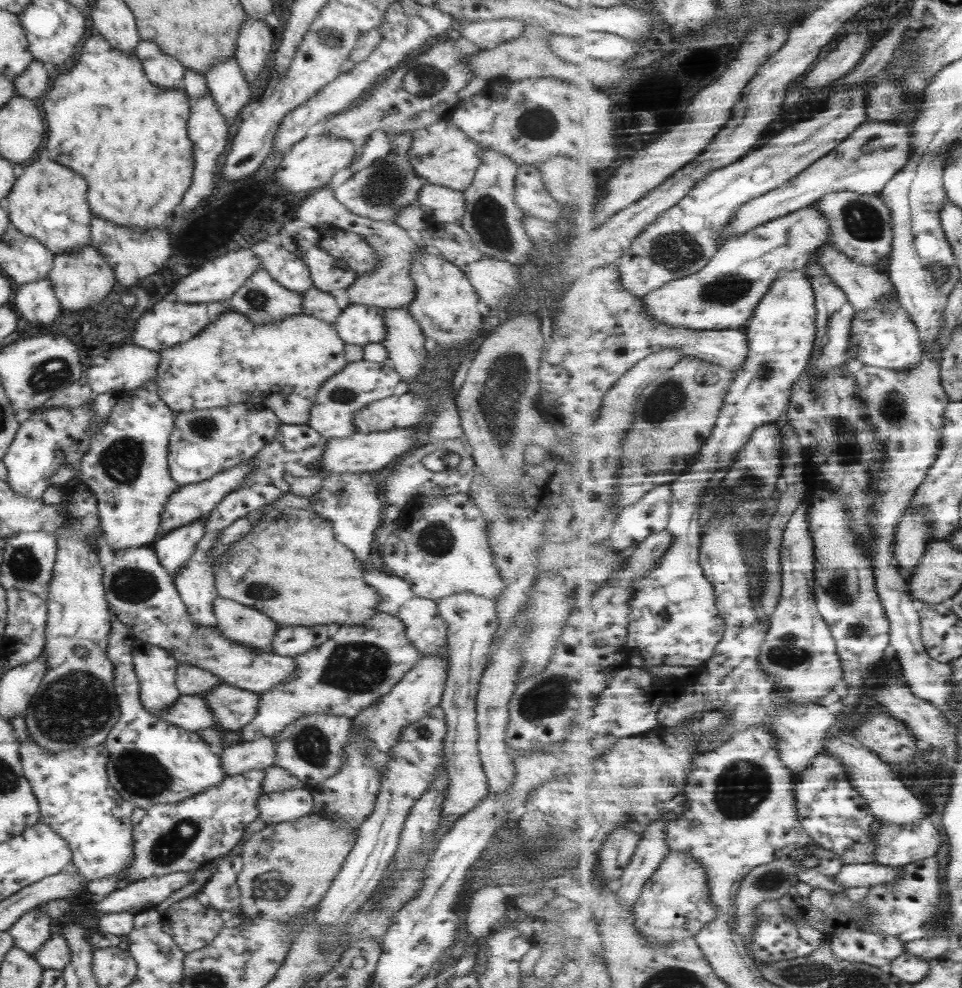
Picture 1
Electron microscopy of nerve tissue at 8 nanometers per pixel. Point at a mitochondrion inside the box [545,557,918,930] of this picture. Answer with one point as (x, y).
(743, 785)

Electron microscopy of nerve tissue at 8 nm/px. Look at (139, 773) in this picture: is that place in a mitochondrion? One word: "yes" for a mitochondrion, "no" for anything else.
yes

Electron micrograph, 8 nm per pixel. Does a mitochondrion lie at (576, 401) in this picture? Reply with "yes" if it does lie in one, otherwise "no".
no

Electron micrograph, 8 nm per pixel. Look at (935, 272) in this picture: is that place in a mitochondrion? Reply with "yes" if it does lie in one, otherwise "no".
yes

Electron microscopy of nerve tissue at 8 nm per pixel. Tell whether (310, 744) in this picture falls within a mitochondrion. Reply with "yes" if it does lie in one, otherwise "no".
yes

